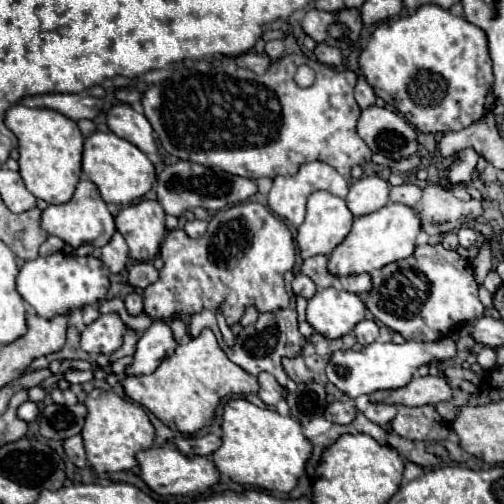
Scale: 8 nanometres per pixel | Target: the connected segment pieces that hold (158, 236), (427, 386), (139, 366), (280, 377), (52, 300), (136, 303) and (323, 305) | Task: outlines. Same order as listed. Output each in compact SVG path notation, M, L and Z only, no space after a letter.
M140 200L122 208L116 216L116 230L122 232L130 258L152 262L158 254L160 242L166 236L166 212L158 200Z
M414 376L406 386L396 390L378 390L370 394L374 402L422 406L448 402L452 398L452 386L446 376Z
M154 320L152 326L142 334L136 352L134 362L126 368L126 374L150 374L158 364L174 352L178 346L174 332L166 320Z
M292 290L290 292L290 306L288 308L282 308L282 310L272 310L272 312L262 312L258 316L258 320L254 324L248 324L242 328L242 332L234 338L234 344L228 346L216 326L216 316L214 312L210 310L204 310L202 314L194 314L192 316L192 322L190 322L190 334L192 336L198 336L204 328L210 328L216 338L218 338L218 344L220 348L226 352L226 356L236 362L238 366L242 366L248 374L252 376L258 376L260 372L270 372L284 388L286 388L286 382L288 382L288 376L280 364L280 360L284 356L296 356L300 350L302 350L302 344L306 344L306 338L300 334L298 330L298 314L296 314L296 296Z
M56 252L50 256L38 256L34 260L28 260L16 278L16 290L38 316L52 318L56 314L68 314L86 304L100 302L110 286L108 276L110 270L106 268L106 264L102 264L102 260L94 256L72 256Z
M132 292L132 294L128 294L126 298L124 298L124 302L126 302L126 310L130 312L130 314L142 314L142 296L140 294L136 294L136 292Z
M324 288L318 290L308 300L306 320L312 324L316 332L326 338L340 338L366 316L366 306L358 294L338 290L338 288Z

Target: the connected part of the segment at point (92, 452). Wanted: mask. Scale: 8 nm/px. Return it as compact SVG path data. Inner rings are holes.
M92 390L86 396L86 424L82 428L82 438L86 444L88 462L96 472L118 472L118 470L136 470L136 452L152 446L154 428L146 416L146 412L112 390Z

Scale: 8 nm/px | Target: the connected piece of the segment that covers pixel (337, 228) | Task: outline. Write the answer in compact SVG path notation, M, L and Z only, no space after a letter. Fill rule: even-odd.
M326 190L312 192L310 198L308 198L306 220L298 228L298 236L296 236L302 258L310 258L310 256L316 256L316 254L330 254L348 236L348 232L352 228L352 220L354 220L354 216L348 210L344 198L334 196Z

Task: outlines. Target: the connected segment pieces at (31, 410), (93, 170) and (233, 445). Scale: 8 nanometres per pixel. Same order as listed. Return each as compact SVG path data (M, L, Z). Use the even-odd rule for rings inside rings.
M24 402L20 408L18 408L18 418L24 420L24 422L32 422L34 418L38 416L38 406L34 402Z
M94 132L84 140L82 172L98 186L104 202L112 204L130 204L140 200L156 182L156 170L148 156L138 146L112 132Z
M234 398L224 406L222 444L210 454L210 460L222 476L228 476L238 484L290 492L304 472L310 450L310 440L302 434L298 420L280 416L274 408L258 408L246 398Z

